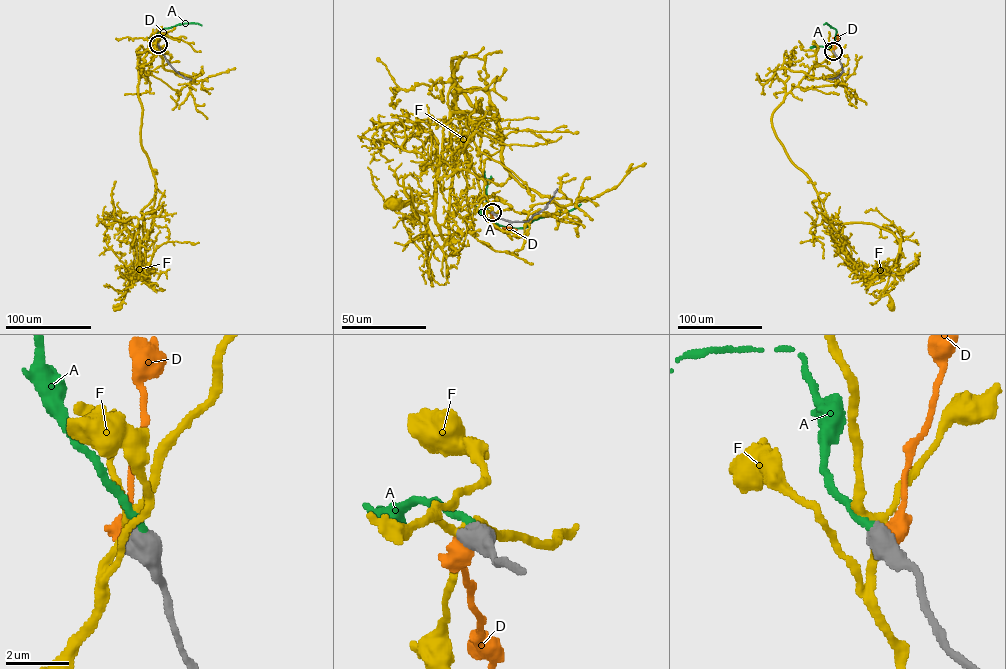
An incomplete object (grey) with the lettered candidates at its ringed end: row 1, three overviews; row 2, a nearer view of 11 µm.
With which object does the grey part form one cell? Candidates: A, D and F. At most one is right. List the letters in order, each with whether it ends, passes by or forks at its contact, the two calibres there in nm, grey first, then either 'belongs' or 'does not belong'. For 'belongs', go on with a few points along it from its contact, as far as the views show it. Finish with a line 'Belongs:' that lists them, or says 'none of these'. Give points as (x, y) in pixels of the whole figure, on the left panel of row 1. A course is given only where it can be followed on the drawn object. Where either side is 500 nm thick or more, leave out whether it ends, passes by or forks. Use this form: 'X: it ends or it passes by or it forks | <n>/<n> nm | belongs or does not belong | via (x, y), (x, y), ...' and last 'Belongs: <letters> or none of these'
A: 700/240 nm | belongs | via (158, 44), (154, 35), (161, 29), (186, 23), (201, 25)
D: 750/550 nm | does not belong
F: 700/280 nm | does not belong
Belongs: A

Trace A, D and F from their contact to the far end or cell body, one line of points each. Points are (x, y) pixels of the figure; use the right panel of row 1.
A: (833, 51), (831, 46), (836, 31), (827, 23), (823, 24)
D: (833, 51), (838, 34)
F: (833, 51), (772, 126), (824, 220), (895, 237), (880, 293), (891, 306)

